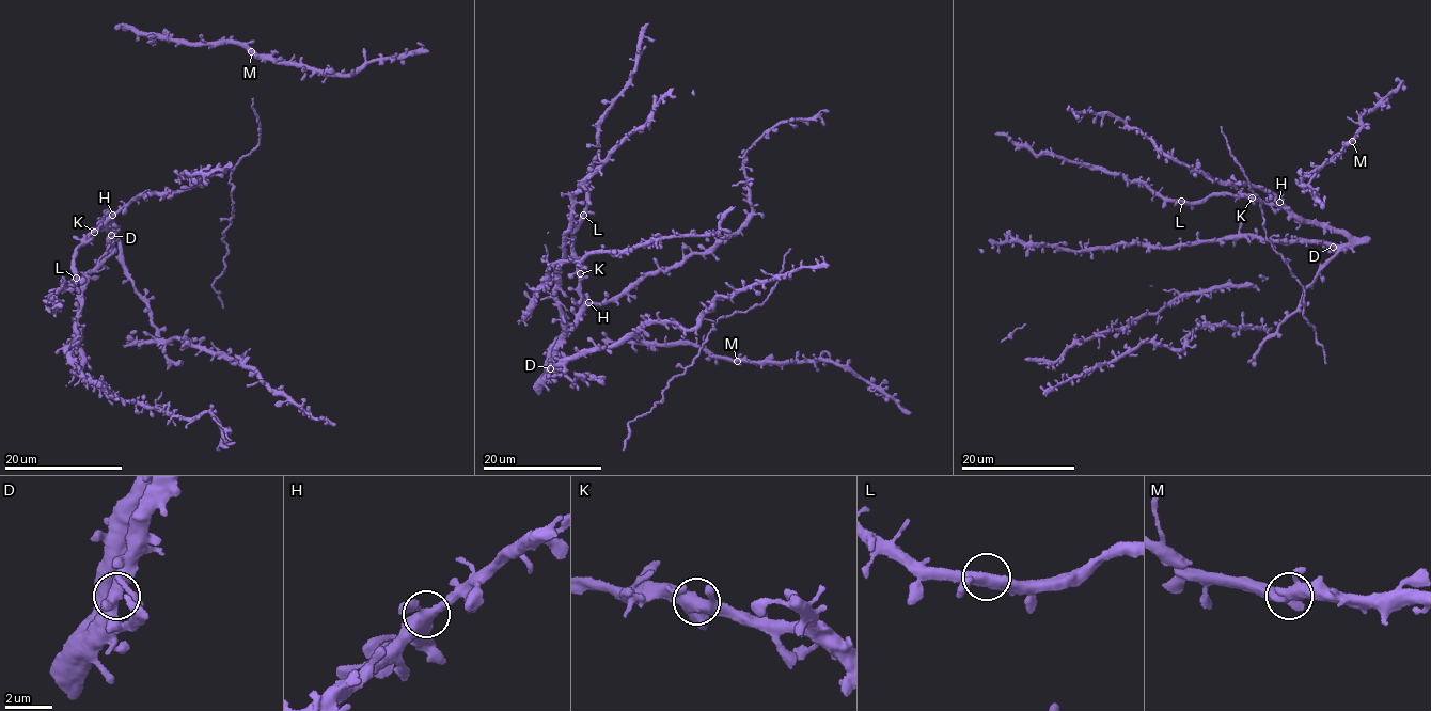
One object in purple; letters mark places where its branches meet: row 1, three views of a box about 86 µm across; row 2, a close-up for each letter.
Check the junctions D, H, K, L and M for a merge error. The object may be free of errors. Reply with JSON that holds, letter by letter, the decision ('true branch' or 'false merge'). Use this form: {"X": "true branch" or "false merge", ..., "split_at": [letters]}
{"D": "true branch", "H": "true branch", "K": "true branch", "L": "true branch", "M": "true branch", "split_at": []}

